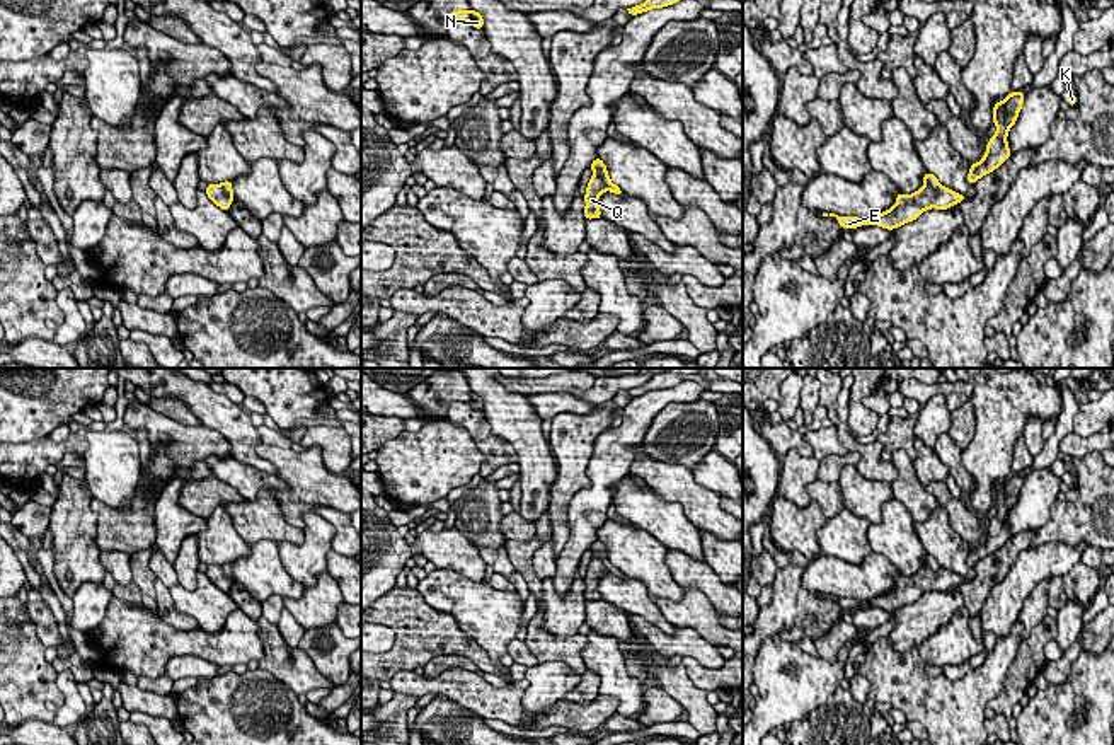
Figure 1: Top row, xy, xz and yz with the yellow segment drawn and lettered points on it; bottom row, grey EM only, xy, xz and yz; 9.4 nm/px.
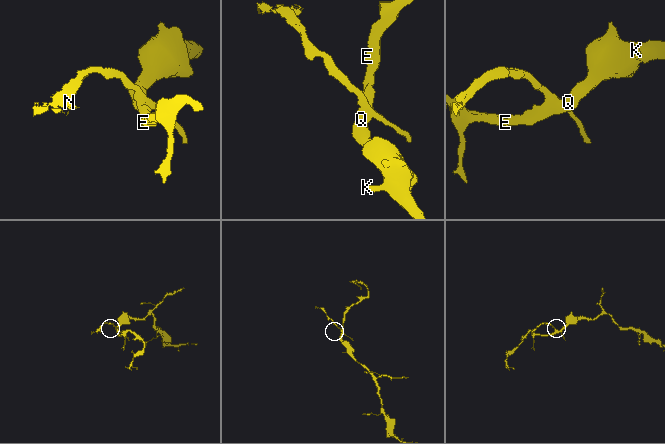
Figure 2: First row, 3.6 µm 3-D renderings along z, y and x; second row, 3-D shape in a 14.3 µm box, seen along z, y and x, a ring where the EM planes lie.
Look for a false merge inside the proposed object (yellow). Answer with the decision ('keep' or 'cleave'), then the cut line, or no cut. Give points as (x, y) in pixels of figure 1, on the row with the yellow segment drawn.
cleave; cut in xz along (605, 174), (603, 184), (608, 190)

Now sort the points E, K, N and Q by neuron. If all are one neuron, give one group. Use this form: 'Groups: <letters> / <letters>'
Groups: E K Q / N

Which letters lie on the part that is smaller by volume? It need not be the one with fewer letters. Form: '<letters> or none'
N

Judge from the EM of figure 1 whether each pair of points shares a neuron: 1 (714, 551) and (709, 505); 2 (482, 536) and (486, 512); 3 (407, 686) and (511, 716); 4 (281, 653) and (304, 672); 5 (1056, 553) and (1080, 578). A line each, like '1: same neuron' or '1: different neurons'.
1: different neurons
2: same neuron
3: same neuron
4: same neuron
5: different neurons

